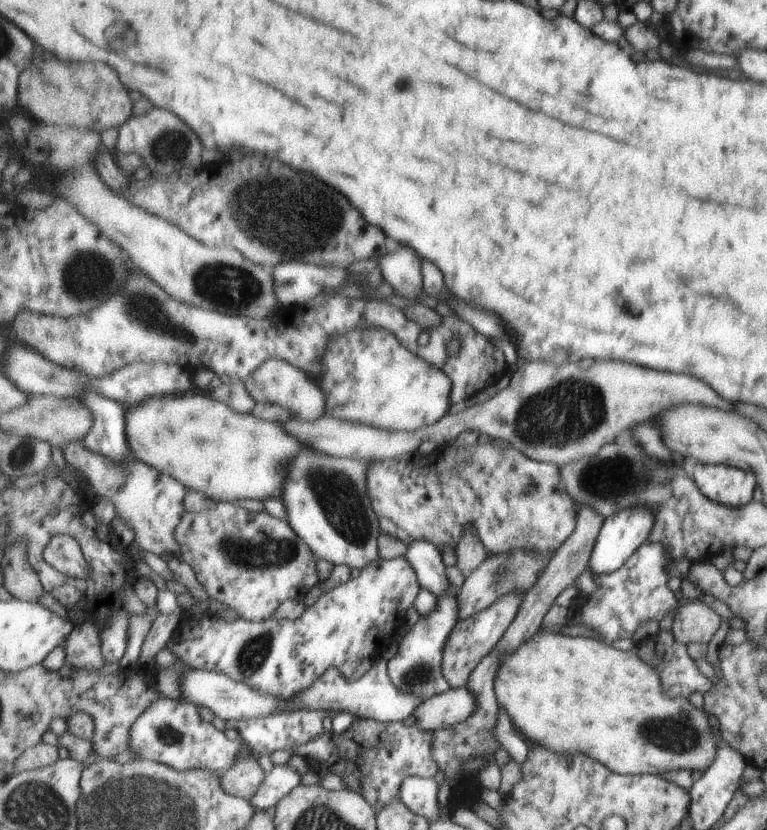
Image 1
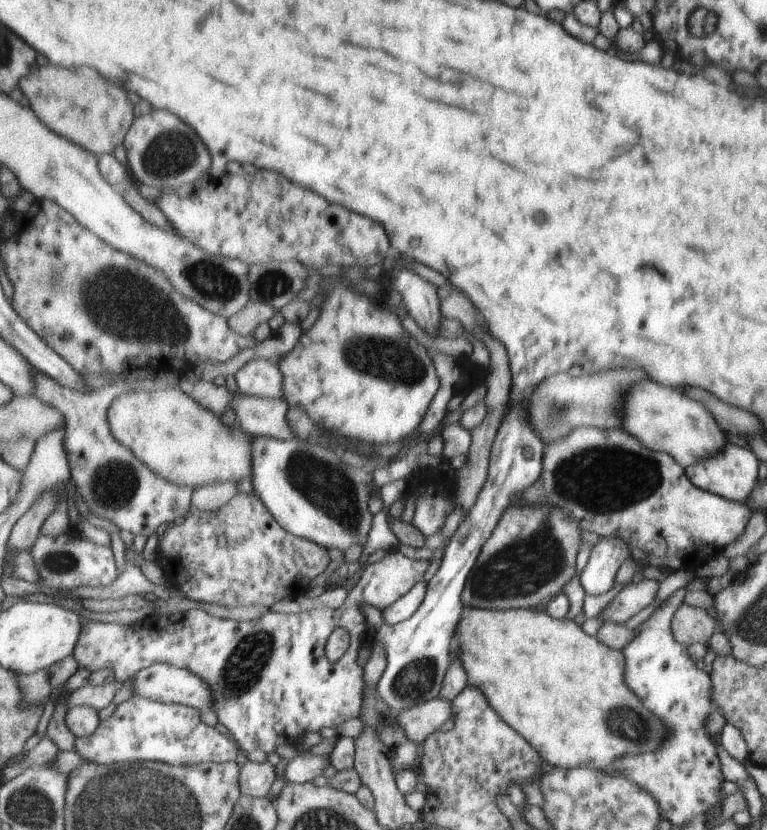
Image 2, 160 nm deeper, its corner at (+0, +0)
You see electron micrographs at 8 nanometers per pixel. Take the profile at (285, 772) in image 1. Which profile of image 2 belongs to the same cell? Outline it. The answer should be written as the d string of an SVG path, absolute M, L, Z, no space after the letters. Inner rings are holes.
M300 755L289 762L284 778L286 783L308 784L322 777L326 768L332 764L332 756L324 755Z

